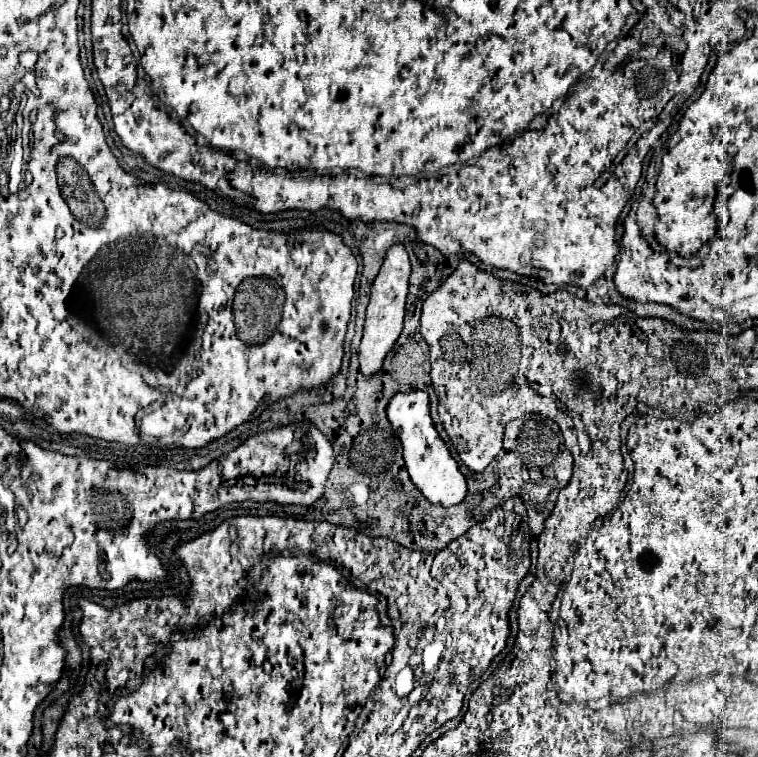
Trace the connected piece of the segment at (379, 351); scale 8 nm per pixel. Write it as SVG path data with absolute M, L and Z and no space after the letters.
M394 244L384 258L384 264L374 278L372 292L370 292L370 304L366 308L366 322L364 322L364 338L360 342L360 368L366 376L372 376L380 370L384 356L392 350L394 342L398 340L402 332L404 322L404 306L406 306L406 294L408 294L408 278L410 278L410 260L408 252L402 244Z

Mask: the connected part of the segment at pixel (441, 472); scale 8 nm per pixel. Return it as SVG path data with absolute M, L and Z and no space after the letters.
M422 390L414 392L396 392L392 400L386 406L388 422L392 424L392 430L398 434L402 442L402 458L406 464L406 470L410 474L410 480L414 486L424 494L424 498L432 504L440 506L454 506L466 496L466 478L458 470L456 460L450 456L450 450L446 448L444 440L438 436L432 418L430 418L430 406L428 406L428 394Z

